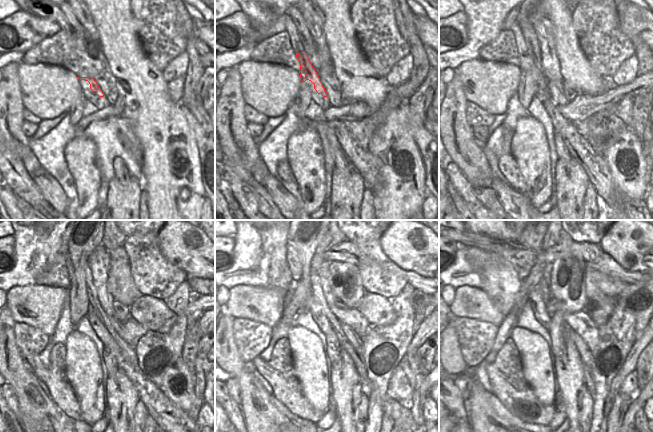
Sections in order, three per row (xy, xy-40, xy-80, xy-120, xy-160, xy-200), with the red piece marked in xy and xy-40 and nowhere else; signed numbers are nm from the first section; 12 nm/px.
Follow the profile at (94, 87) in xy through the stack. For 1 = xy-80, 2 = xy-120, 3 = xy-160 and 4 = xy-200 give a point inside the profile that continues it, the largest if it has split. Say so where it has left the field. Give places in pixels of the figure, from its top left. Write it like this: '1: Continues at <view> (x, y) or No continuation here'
1: Continues at xy-80 (530, 72)
2: Continues at xy-120 (78, 295)
3: Continues at xy-160 (300, 291)
4: Continues at xy-200 (505, 329)

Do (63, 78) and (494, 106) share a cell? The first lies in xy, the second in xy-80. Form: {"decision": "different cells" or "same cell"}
{"decision": "same cell"}

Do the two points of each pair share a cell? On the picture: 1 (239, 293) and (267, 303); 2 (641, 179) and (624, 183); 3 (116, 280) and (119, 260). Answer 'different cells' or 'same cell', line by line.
1: same cell
2: same cell
3: same cell

